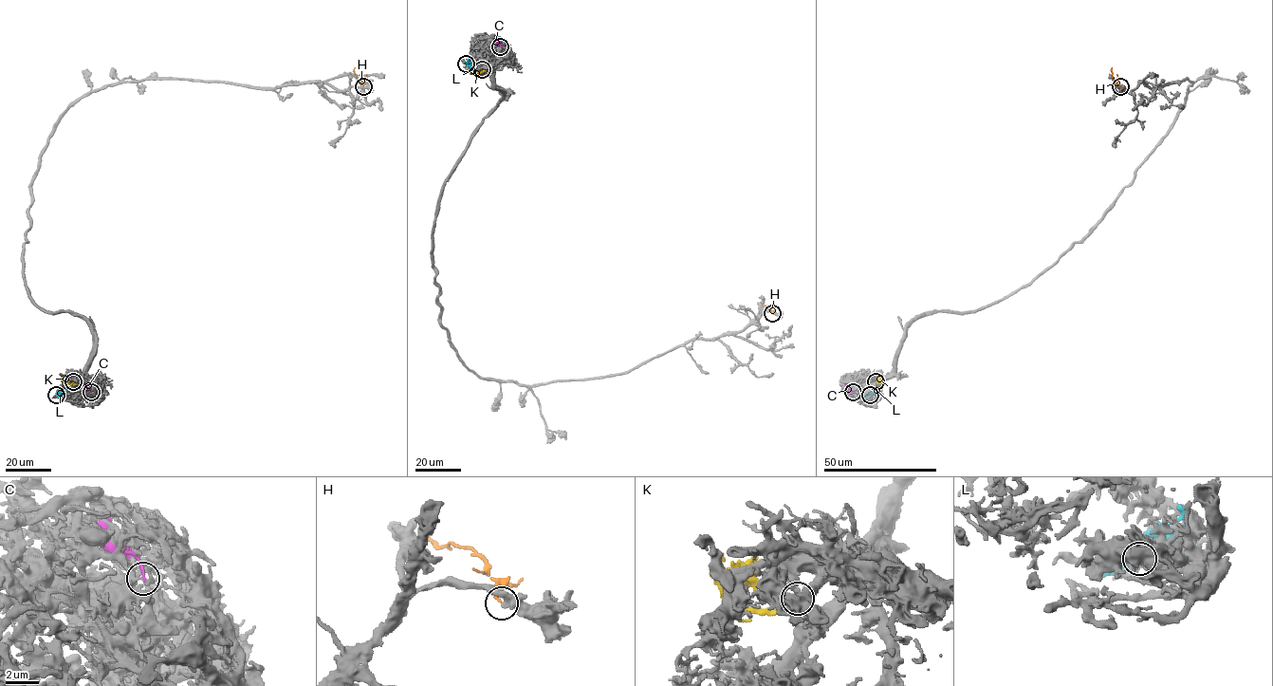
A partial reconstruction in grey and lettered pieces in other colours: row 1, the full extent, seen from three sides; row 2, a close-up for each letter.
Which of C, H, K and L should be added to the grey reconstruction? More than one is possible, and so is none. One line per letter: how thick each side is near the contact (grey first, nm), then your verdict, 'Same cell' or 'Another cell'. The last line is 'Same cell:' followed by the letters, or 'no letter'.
C: Thickness 320 nm (grey) against 160 nm. Another cell
H: Thickness 480 nm (grey) against 150 nm. Another cell
K: Thickness 240 nm (grey) against 200 nm. Same cell
L: Thickness 320 nm (grey) against 240 nm. Another cell
Same cell: K

